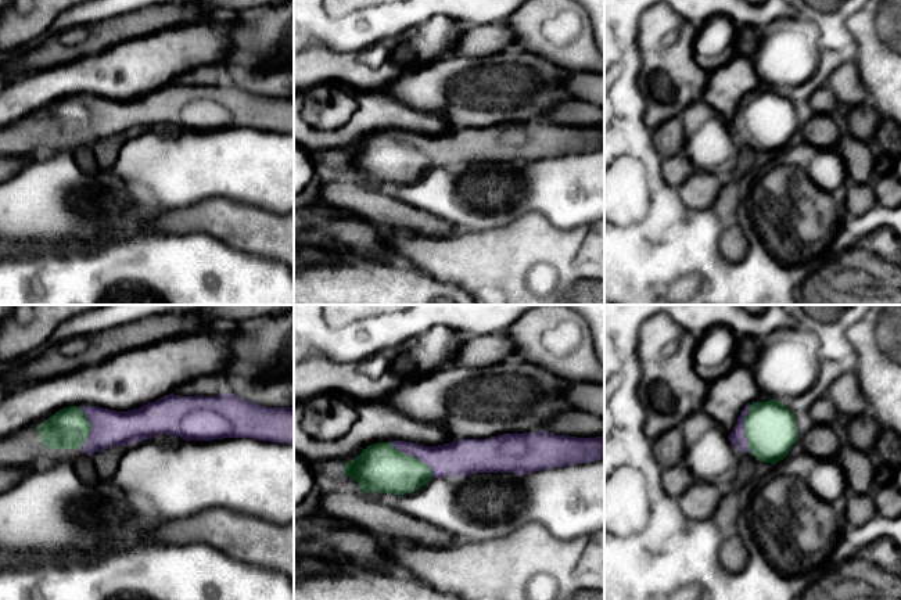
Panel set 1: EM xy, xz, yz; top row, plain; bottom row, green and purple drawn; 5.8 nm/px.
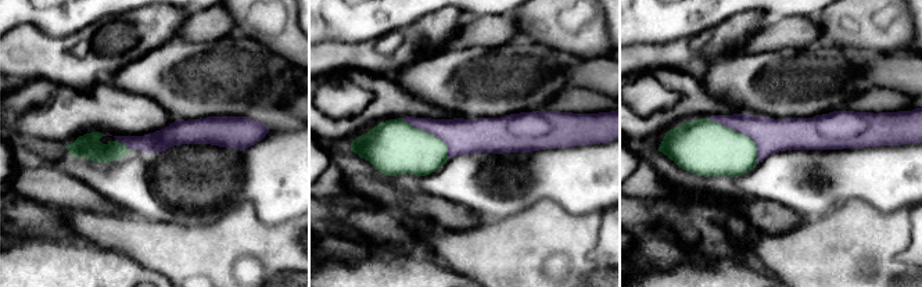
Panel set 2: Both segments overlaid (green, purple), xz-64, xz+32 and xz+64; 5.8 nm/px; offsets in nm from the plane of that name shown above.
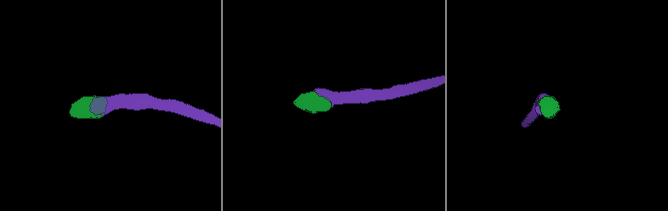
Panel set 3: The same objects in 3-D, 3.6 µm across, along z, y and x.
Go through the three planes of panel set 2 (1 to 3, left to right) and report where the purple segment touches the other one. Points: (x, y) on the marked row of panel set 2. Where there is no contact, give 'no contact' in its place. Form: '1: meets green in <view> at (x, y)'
1: meets green in xz-64 at (122, 143)
2: meets green in xz+32 at (429, 133)
3: meets green in xz+64 at (741, 133)

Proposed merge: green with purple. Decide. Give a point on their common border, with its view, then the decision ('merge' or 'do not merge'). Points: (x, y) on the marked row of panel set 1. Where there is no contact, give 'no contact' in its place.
contact xz (412, 456); merge

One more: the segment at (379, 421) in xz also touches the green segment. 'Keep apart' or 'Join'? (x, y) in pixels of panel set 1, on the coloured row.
Keep apart

